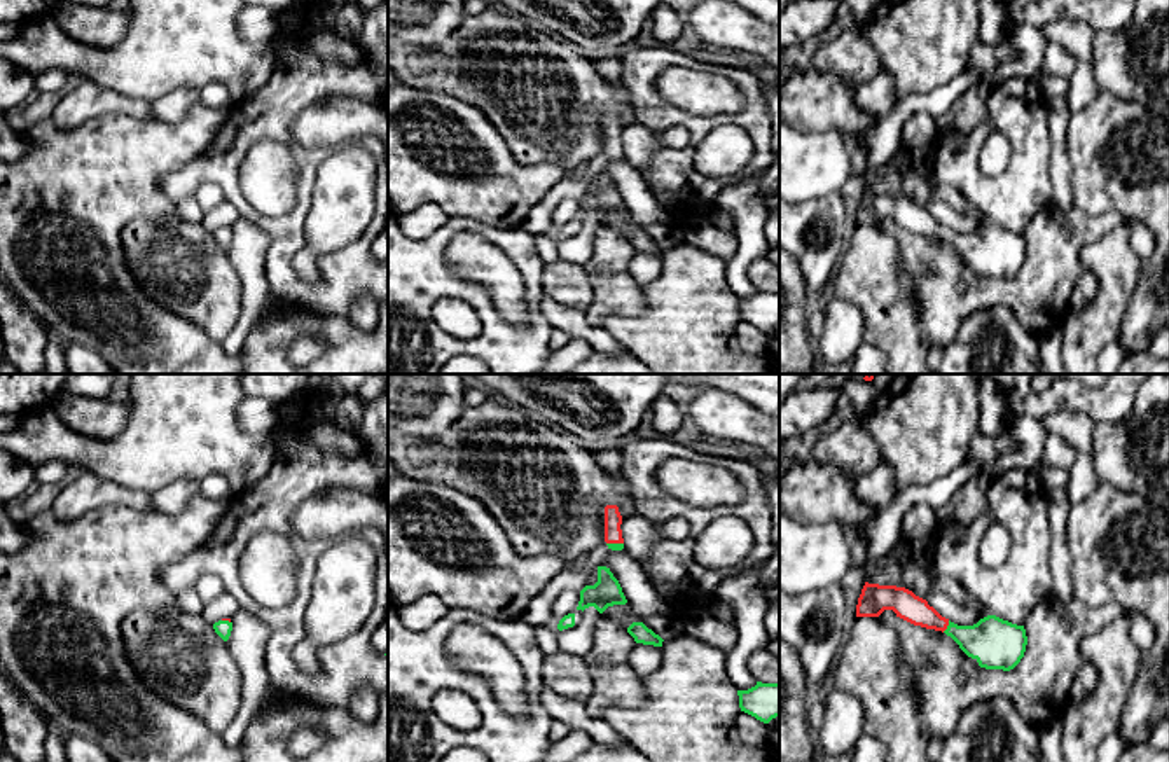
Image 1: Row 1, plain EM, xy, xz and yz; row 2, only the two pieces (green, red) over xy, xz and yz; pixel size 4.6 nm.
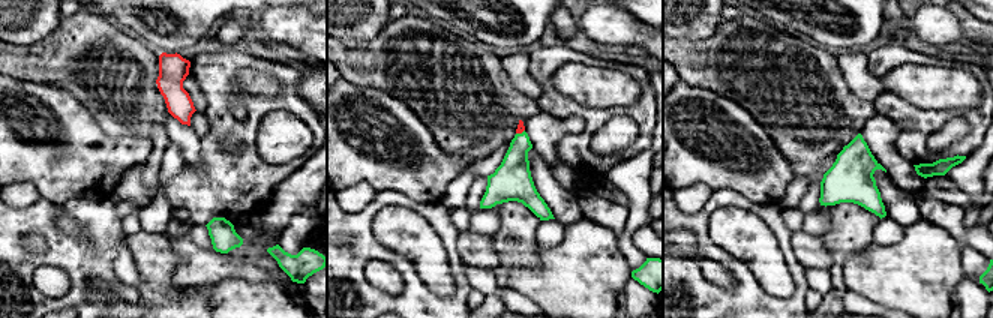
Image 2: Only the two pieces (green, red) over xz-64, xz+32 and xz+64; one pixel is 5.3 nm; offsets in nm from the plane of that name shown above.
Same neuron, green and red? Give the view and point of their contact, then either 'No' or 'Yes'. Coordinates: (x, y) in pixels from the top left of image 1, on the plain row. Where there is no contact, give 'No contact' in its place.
Touches green at yz (947, 235). Yes

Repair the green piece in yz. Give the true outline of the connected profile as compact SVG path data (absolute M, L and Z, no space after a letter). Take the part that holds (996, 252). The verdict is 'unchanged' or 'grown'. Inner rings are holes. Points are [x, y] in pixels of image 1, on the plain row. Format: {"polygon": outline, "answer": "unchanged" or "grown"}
{"polygon": "M865 190L856 213L856 225L879 225L884 218L893 218L896 225L914 234L945 241L986 278L1010 280L1026 260L1024 234L996 224L987 224L973 234L958 234L905 196Z", "answer": "grown"}

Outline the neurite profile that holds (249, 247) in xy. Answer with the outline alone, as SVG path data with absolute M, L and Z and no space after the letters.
M239 217L231 231L227 255L241 278L243 290L238 323L222 341L222 350L234 357L241 353L257 315L273 292L266 276L269 236L245 217Z

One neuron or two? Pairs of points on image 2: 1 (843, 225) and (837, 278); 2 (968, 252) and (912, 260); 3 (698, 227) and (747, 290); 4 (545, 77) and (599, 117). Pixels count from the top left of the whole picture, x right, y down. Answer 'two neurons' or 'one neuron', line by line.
1: one neuron
2: two neurons
3: one neuron
4: one neuron

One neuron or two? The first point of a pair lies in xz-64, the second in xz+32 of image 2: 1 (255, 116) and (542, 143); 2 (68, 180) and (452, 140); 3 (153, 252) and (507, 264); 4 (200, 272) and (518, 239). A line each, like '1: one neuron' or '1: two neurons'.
1: two neurons
2: two neurons
3: two neurons
4: one neuron

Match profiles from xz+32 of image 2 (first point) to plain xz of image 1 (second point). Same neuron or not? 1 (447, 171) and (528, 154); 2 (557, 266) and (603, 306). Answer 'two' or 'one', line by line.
1: two
2: two

